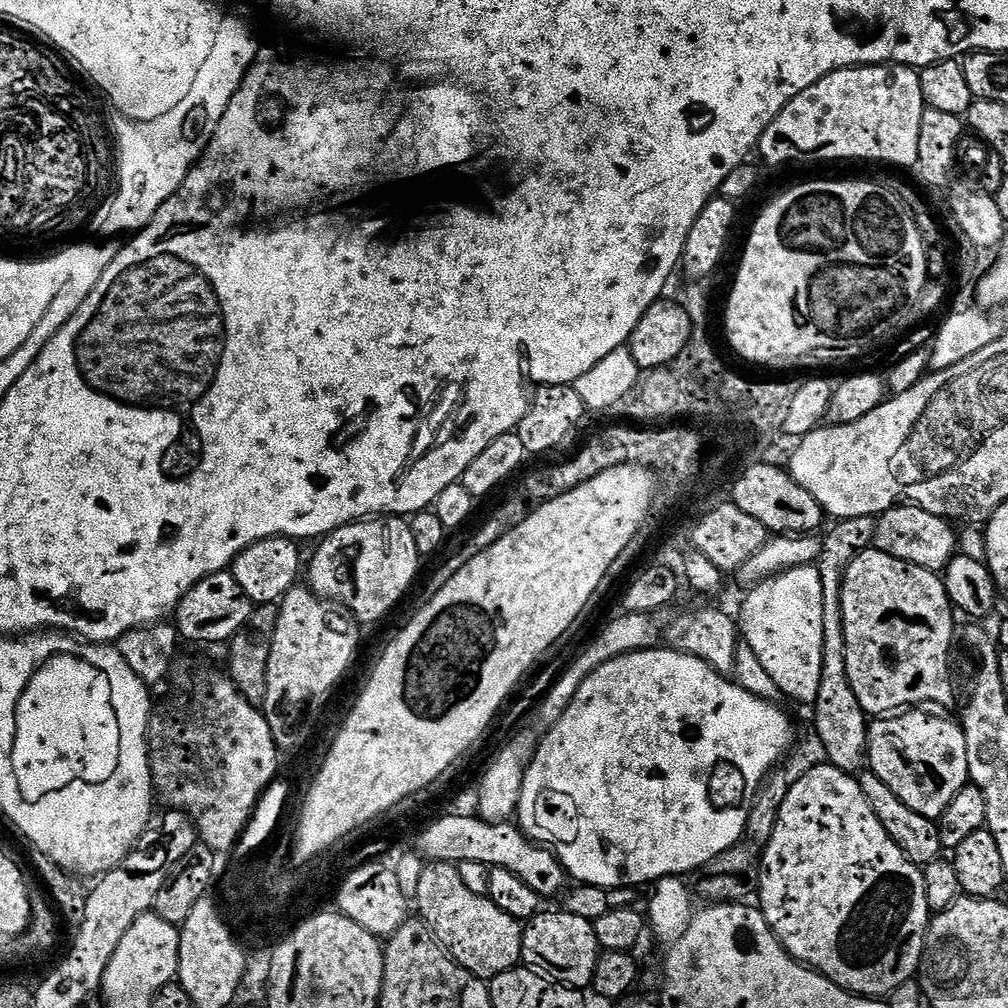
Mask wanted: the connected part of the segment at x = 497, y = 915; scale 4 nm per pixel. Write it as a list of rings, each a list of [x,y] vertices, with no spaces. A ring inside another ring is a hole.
[[[428,862],[416,880],[414,908],[419,919],[432,931],[441,948],[470,974],[491,978],[509,972],[521,963],[524,951],[524,930],[506,910],[498,907],[487,895],[475,892],[464,881],[457,865]]]

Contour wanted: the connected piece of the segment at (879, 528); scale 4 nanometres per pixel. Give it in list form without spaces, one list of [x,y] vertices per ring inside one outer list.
[[[897,506],[889,512],[880,513],[872,543],[879,552],[885,552],[899,560],[917,564],[940,574],[958,552],[952,528],[953,525],[942,516],[935,516],[915,506]]]

